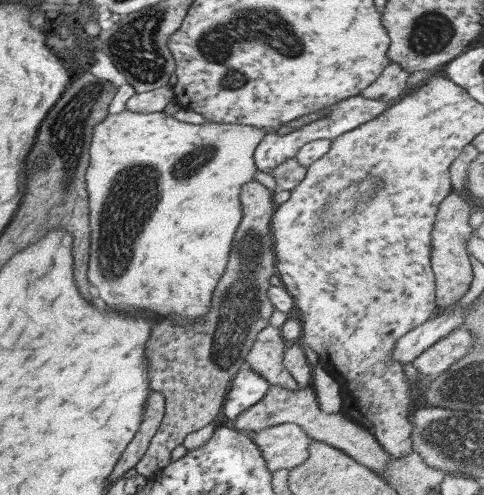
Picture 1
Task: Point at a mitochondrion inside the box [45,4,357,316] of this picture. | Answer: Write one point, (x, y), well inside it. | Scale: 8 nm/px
(217, 44)

